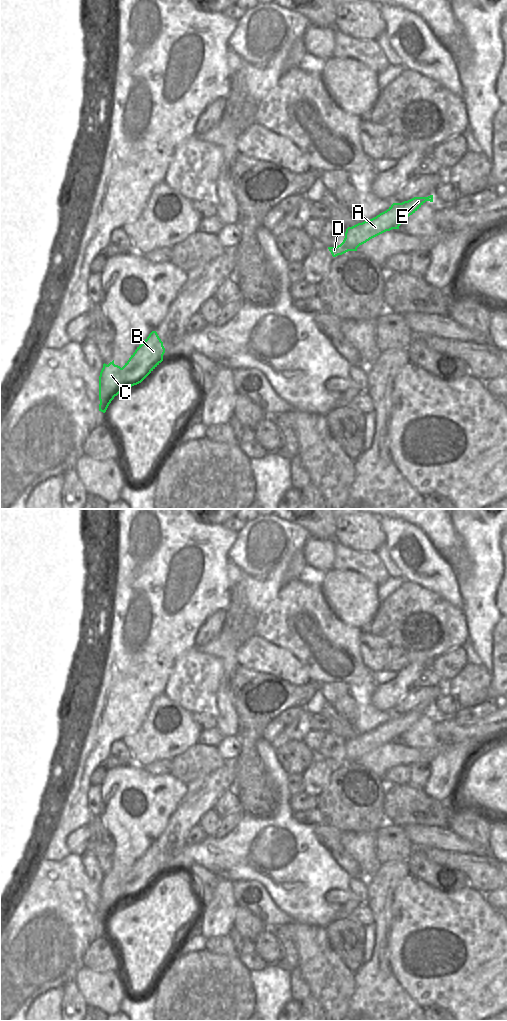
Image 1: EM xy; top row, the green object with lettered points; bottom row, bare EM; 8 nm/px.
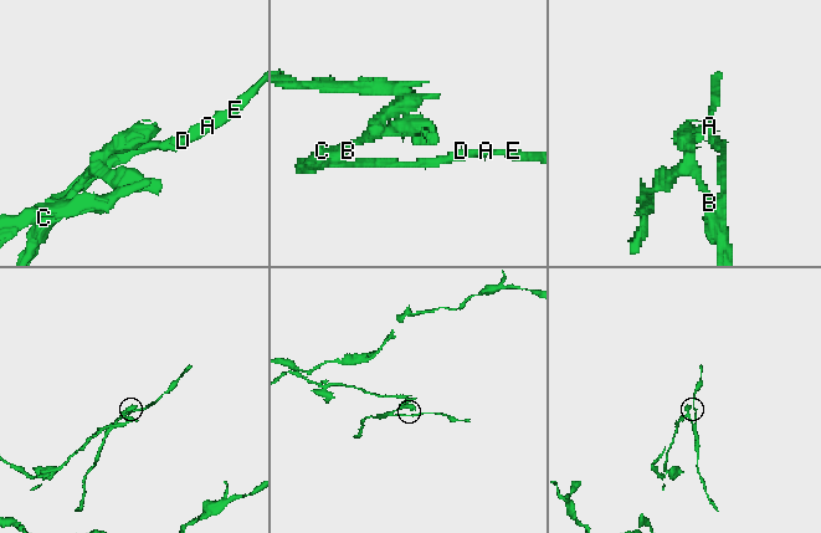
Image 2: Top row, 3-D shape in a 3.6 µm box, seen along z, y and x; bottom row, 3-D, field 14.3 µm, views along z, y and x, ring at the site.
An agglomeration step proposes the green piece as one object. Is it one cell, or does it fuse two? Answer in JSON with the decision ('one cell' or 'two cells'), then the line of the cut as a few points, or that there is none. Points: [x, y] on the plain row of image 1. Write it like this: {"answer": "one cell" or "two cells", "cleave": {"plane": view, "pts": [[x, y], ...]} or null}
{"answer": "two cells", "cleave": {"plane": "xy", "pts": [[131, 898], [127, 894], [121, 894], [113, 899], [100, 913]]}}

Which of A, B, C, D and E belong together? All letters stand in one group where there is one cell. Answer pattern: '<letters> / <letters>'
A D E / B C

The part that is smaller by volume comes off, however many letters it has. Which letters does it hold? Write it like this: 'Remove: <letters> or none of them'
Remove: A, D, E.

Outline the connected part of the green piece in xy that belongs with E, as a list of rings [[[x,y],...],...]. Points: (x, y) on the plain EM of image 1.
[[[433,707],[428,709],[414,709],[402,715],[393,715],[386,723],[376,729],[348,739],[343,754],[336,759],[328,759],[333,769],[348,763],[357,763],[357,760],[370,751],[399,738],[426,713],[433,714]]]

